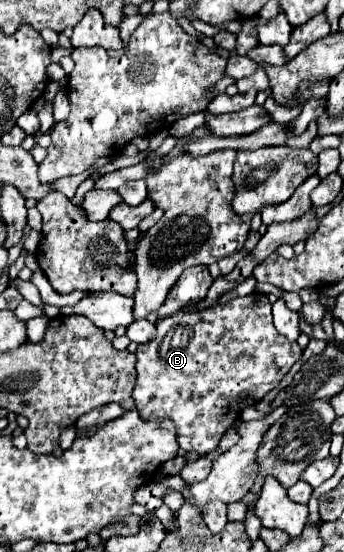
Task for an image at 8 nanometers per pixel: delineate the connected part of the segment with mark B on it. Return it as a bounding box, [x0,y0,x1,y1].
[131,293,303,455]

